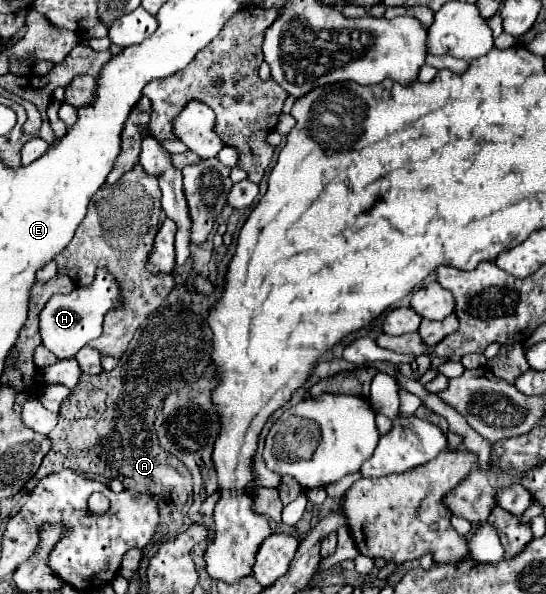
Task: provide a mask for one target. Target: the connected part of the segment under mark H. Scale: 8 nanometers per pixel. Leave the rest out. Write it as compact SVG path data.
M97 270L95 282L89 288L77 286L71 294L55 294L47 306L41 312L41 322L39 322L39 332L43 338L43 344L59 358L73 358L83 346L87 346L91 340L101 336L101 326L105 312L111 308L121 306L121 298L117 294L117 284L109 272Z

